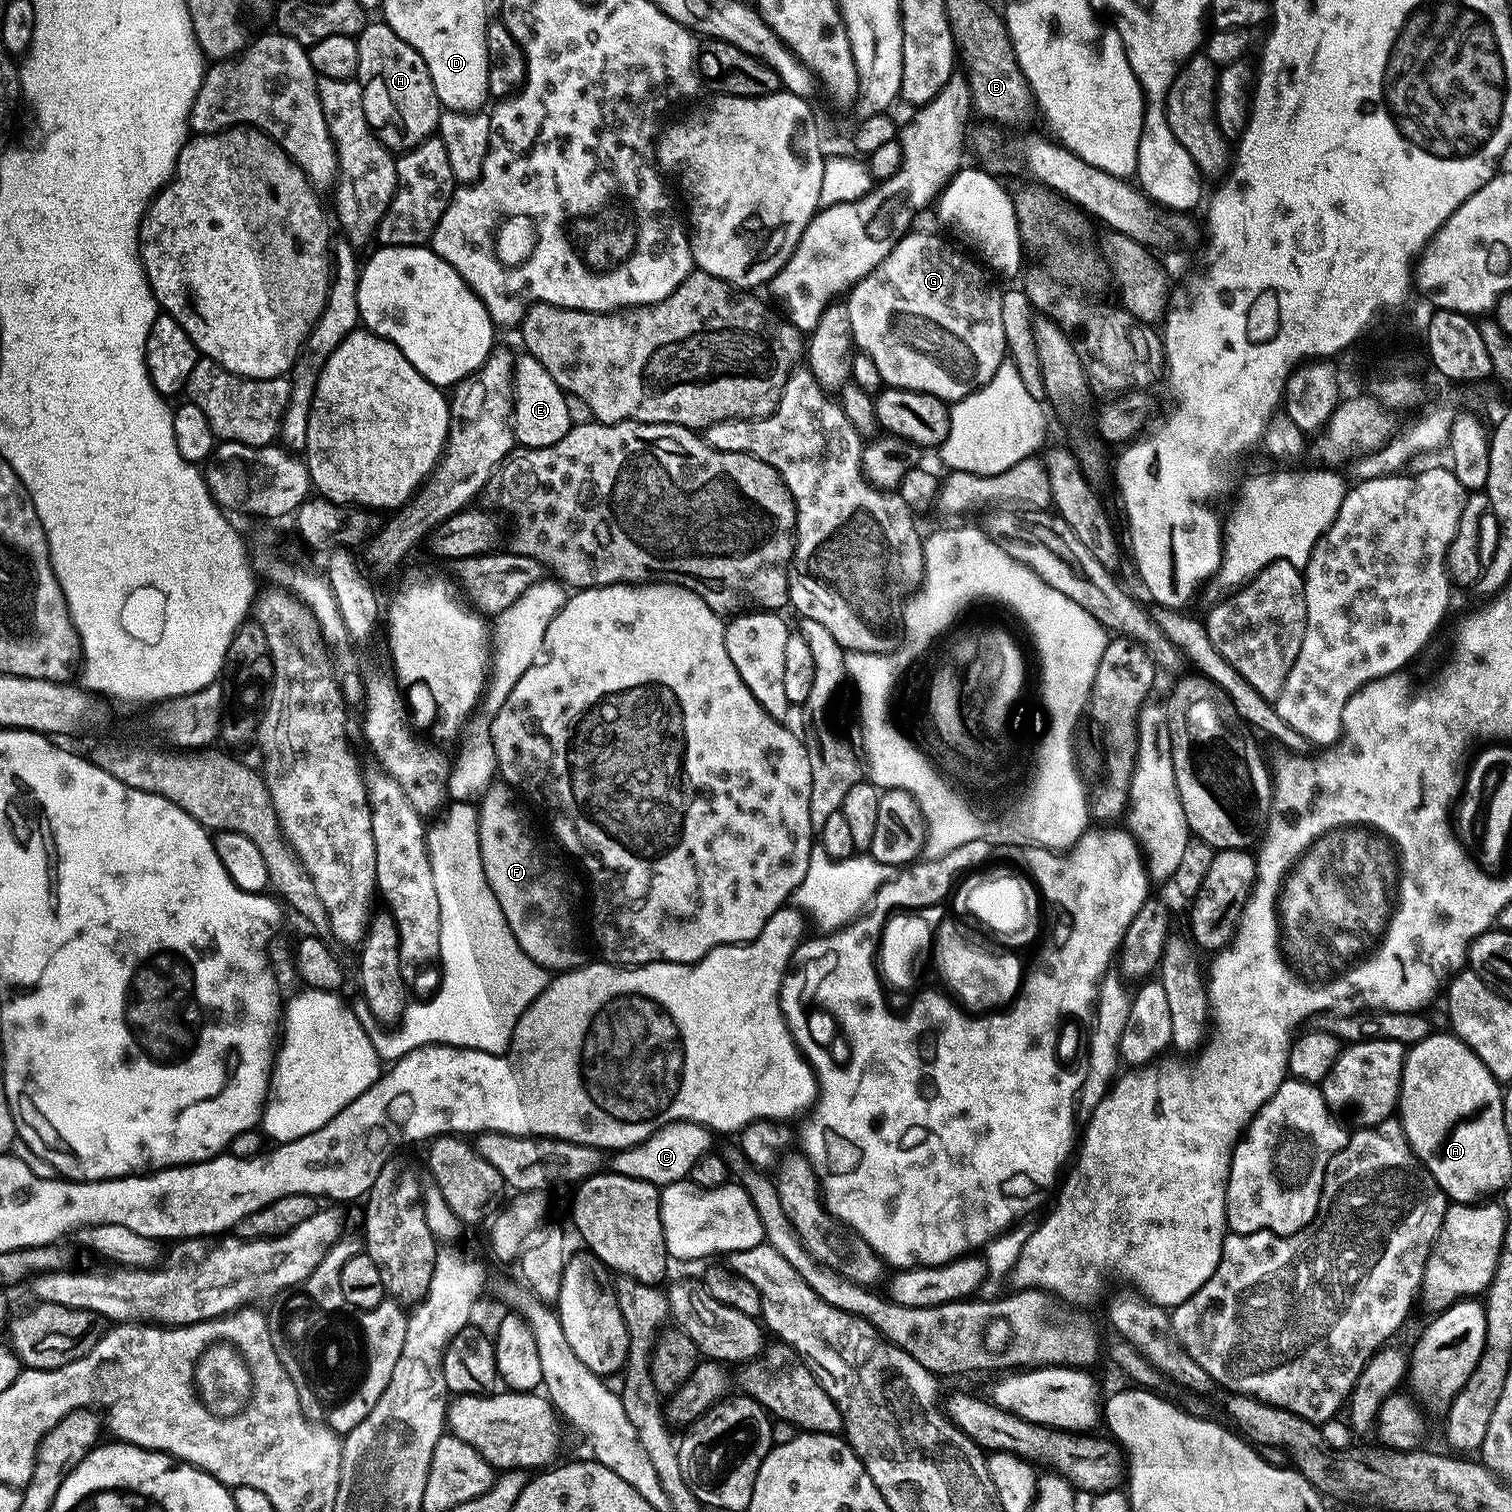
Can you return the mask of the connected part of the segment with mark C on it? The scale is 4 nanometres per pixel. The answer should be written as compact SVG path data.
M676 1120L660 1128L640 1144L617 1151L610 1166L614 1172L624 1177L638 1178L661 1188L687 1177L690 1166L711 1149L710 1138L711 1131L703 1125Z

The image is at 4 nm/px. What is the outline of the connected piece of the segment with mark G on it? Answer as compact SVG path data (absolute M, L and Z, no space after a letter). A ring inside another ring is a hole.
M909 230L900 237L900 241L890 250L890 254L875 270L866 274L857 284L853 284L846 296L848 313L850 314L850 330L852 331L852 343L859 351L866 355L878 366L878 374L882 374L885 385L889 388L902 388L906 392L925 392L931 396L937 396L945 402L955 402L969 396L971 392L978 391L982 386L994 378L998 366L1006 358L1006 330L1002 322L1002 296L1001 289L996 289L988 281L989 273L983 267L979 268L968 256L963 256L956 248L951 248L940 236L932 232L915 232Z

